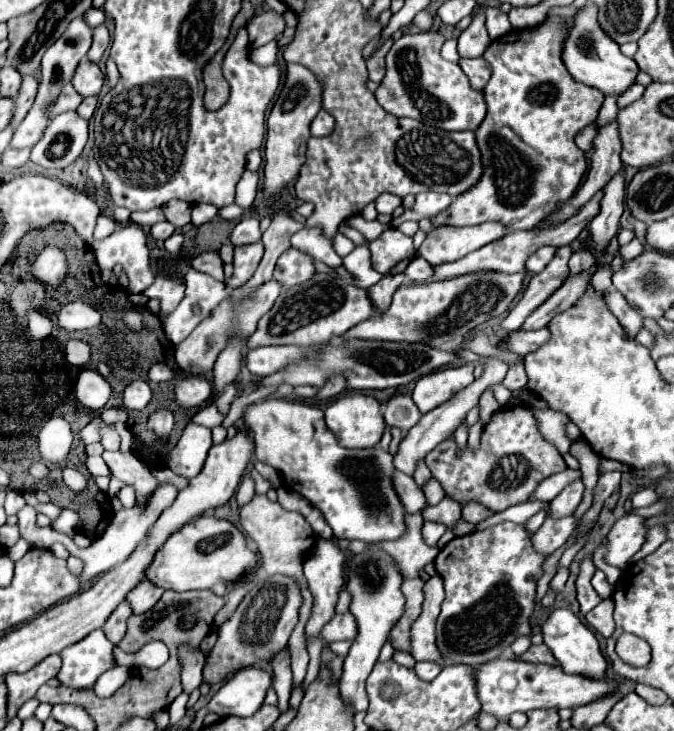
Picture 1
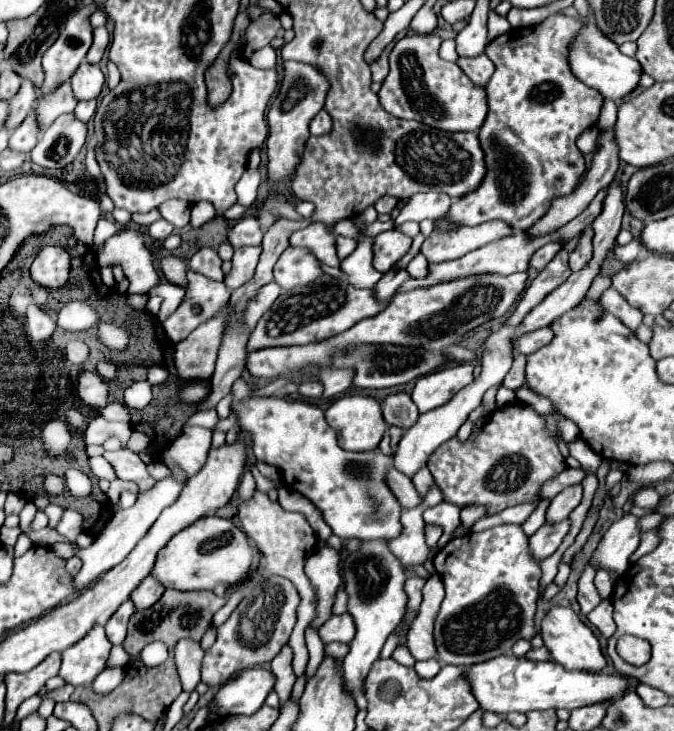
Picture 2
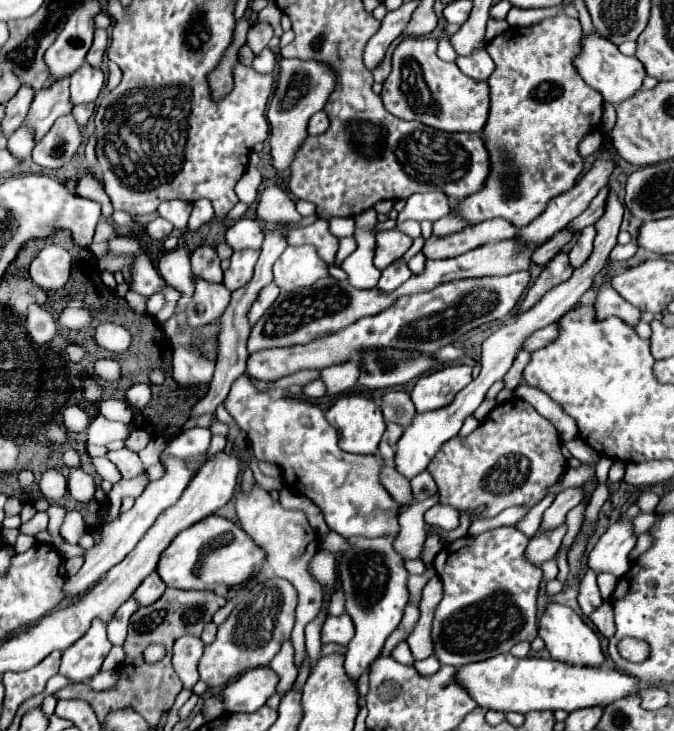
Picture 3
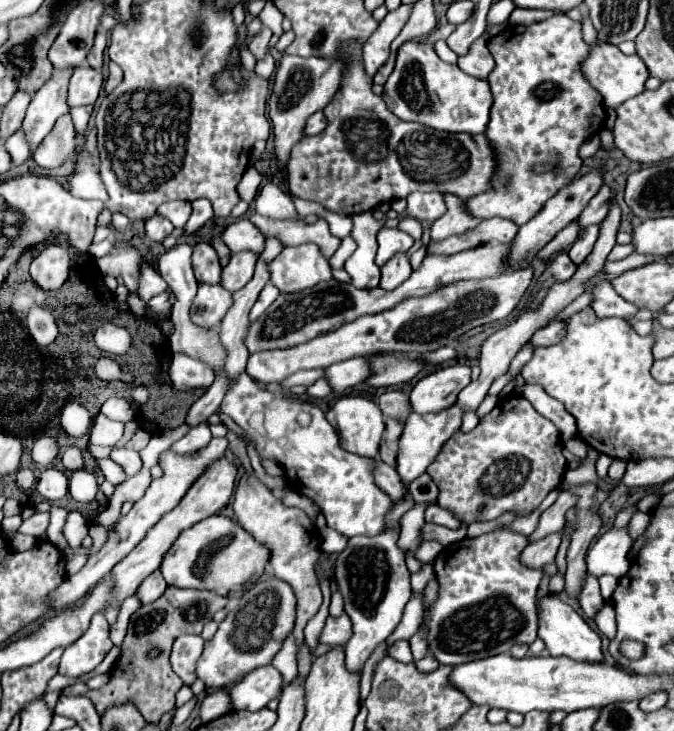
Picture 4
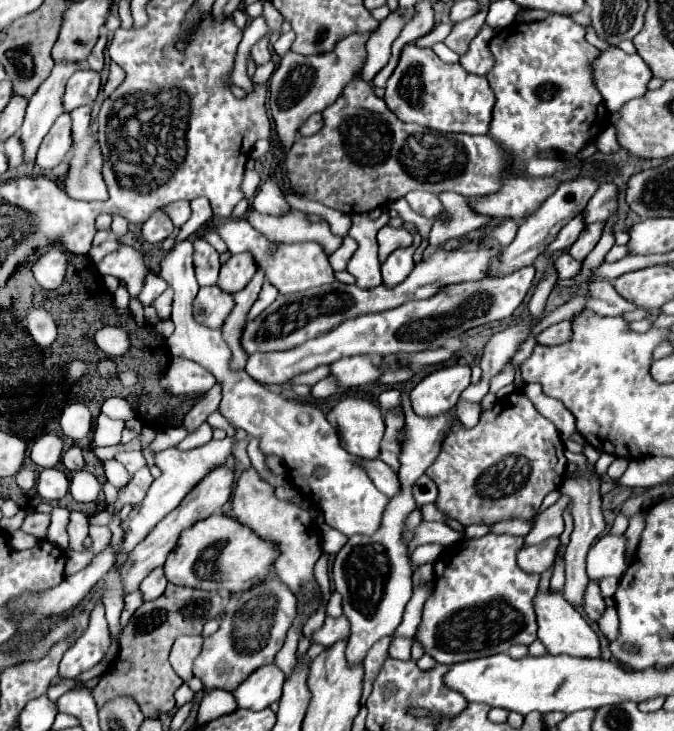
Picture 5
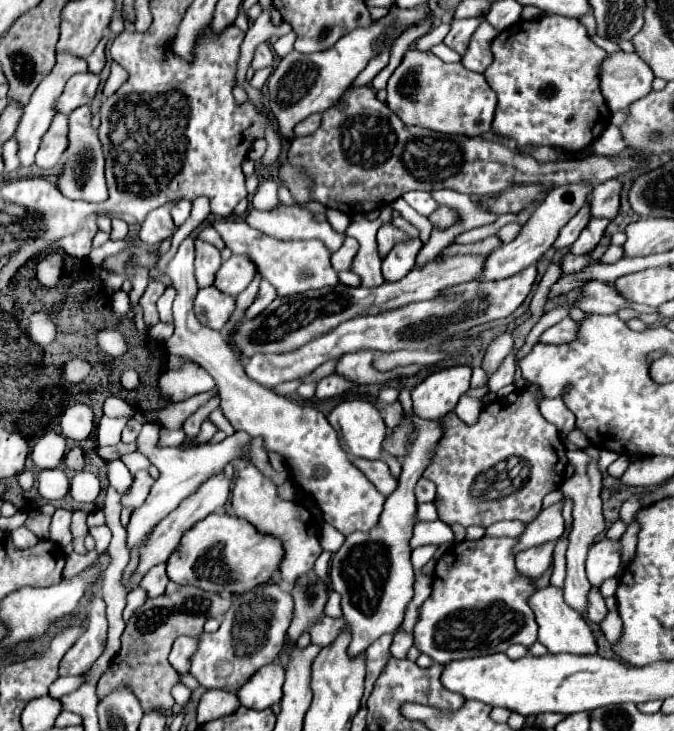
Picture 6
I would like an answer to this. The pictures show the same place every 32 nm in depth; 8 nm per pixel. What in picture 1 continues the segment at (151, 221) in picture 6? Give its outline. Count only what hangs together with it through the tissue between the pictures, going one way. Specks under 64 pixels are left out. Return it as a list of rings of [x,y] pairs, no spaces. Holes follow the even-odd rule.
[[[158,222],[158,224],[154,224],[152,228],[150,228],[150,234],[152,234],[152,238],[154,240],[168,240],[172,234],[174,234],[174,226],[170,224],[170,222]]]

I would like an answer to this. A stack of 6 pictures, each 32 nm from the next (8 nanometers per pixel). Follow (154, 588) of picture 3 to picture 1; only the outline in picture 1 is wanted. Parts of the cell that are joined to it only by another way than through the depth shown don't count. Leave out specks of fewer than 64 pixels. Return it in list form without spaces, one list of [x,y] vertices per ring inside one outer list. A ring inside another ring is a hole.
[[[142,580],[136,588],[132,588],[132,592],[128,592],[126,602],[132,608],[132,614],[146,614],[160,600],[162,592],[162,588],[156,588],[154,584],[148,584],[148,580]]]

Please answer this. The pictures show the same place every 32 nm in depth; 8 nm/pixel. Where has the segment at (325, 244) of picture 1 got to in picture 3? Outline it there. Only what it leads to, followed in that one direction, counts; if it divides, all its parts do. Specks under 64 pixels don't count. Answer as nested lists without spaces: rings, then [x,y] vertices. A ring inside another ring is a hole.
[[[316,220],[314,224],[306,228],[290,228],[286,232],[286,240],[290,246],[314,246],[318,256],[328,264],[334,266],[336,262],[336,250],[338,250],[338,238],[330,234],[326,220]]]

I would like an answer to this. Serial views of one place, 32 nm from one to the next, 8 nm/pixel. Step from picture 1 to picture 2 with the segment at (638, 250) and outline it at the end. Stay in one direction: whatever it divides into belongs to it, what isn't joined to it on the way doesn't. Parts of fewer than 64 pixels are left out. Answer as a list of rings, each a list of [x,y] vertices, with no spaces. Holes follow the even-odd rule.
[[[632,240],[630,244],[626,244],[626,246],[616,246],[616,250],[614,250],[614,256],[618,258],[618,260],[622,260],[624,264],[628,264],[628,262],[632,262],[632,260],[636,260],[638,258],[638,254],[642,252],[642,242],[640,240]]]

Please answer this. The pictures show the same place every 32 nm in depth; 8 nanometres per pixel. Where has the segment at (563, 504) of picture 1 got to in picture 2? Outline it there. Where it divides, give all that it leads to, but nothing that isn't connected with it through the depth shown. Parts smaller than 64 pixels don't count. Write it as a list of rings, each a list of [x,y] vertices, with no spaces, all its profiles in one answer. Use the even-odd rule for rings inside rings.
[[[572,484],[564,488],[548,506],[546,520],[548,522],[560,522],[570,516],[570,512],[580,504],[582,500],[582,484]]]

